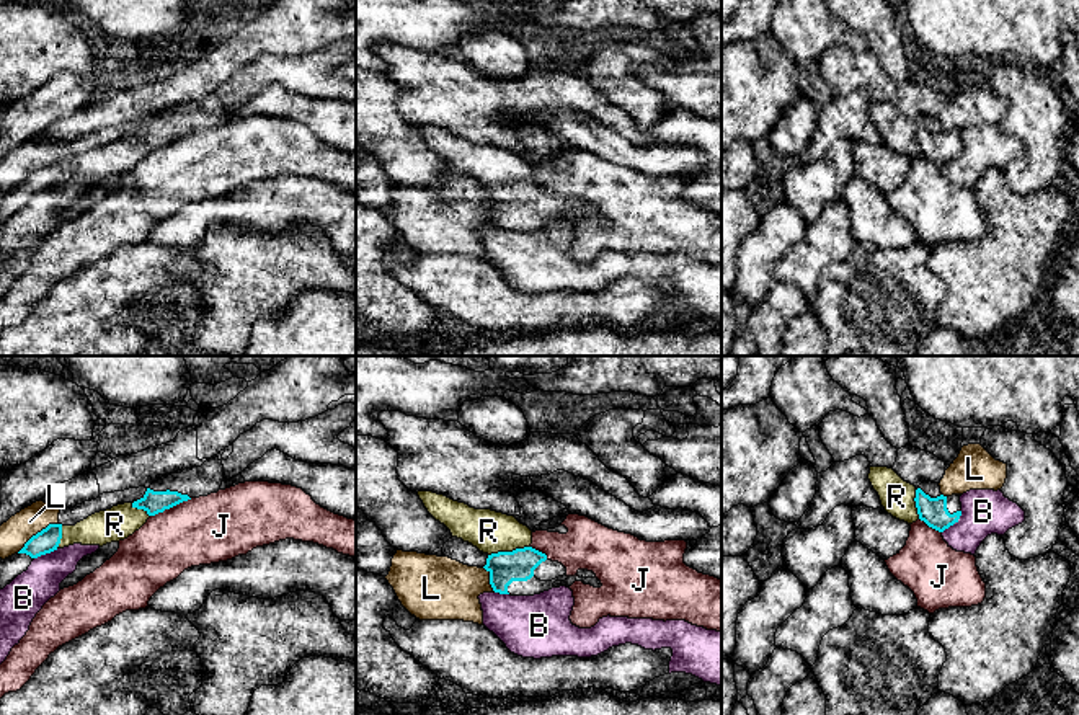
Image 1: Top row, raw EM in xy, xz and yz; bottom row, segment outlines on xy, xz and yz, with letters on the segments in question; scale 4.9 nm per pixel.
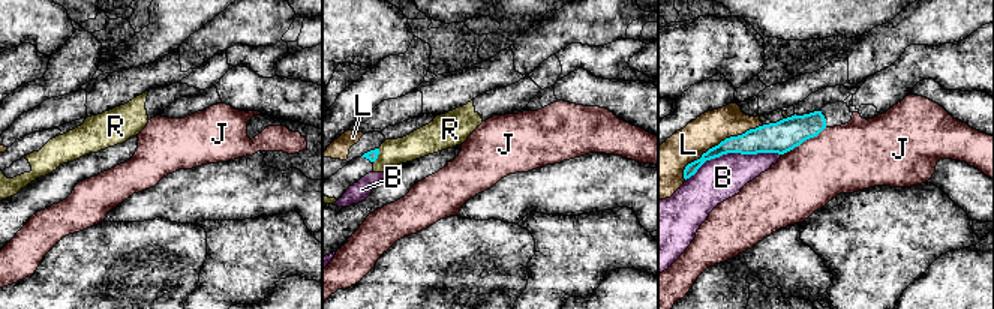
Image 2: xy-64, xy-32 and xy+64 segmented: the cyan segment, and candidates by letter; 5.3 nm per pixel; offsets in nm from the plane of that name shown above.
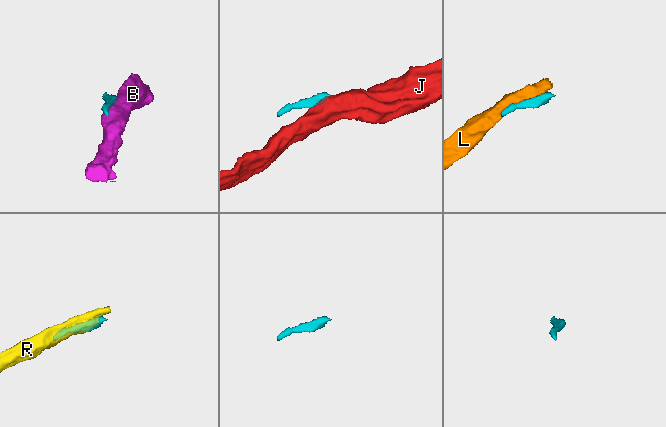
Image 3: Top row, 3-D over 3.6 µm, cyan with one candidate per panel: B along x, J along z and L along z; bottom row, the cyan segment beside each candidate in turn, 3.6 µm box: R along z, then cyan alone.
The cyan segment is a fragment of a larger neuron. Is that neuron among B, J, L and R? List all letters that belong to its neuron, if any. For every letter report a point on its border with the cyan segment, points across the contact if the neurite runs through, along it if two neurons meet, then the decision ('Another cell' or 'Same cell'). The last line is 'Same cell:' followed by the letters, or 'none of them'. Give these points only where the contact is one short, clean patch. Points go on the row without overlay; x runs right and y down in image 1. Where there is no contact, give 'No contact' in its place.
B: Touches cyan at yz (954, 157). Another cell
J: Touches cyan at xy (170, 141). Boundary: xy (191, 133), (150, 150). Another cell
L: Touches cyan at xy (38, 167). Another cell
R: Touches cyan at xz (508, 186). Same cell
Same cell: R

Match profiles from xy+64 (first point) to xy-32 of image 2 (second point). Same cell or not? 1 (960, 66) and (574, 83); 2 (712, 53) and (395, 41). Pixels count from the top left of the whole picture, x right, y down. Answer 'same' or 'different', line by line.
1: different
2: same

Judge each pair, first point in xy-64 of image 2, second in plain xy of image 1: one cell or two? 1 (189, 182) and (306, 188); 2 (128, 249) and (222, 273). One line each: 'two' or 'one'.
1: one
2: two

